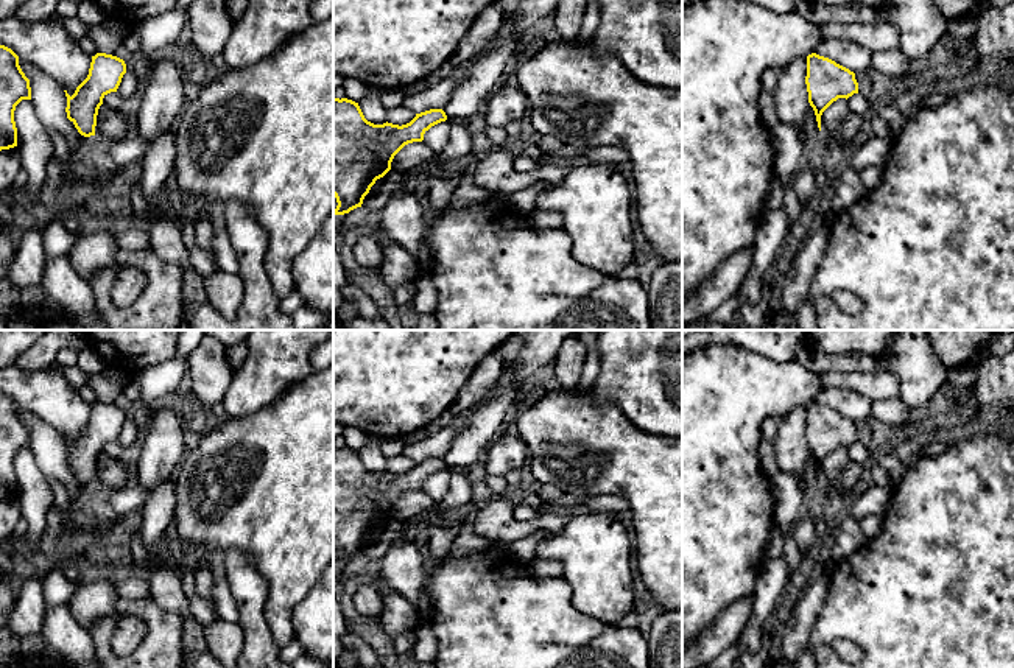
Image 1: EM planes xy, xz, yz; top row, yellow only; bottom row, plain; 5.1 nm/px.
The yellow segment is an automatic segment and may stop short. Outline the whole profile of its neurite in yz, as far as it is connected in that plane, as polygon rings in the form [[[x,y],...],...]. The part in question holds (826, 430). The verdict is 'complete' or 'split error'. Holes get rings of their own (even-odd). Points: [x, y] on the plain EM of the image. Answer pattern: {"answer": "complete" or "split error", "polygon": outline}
{"answer": "complete", "polygon": [[[816,402],[807,405],[805,433],[819,480],[821,464],[833,450],[858,442],[854,420]]]}

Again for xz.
{"answer": "complete", "polygon": [[[333,444],[333,545],[338,551],[333,564],[344,564],[361,556],[375,529],[391,519],[394,505],[405,494],[422,490],[431,475],[445,469],[447,464],[442,458],[430,458],[416,462],[410,472],[402,475],[388,470],[374,473],[364,467],[358,452]]]}

